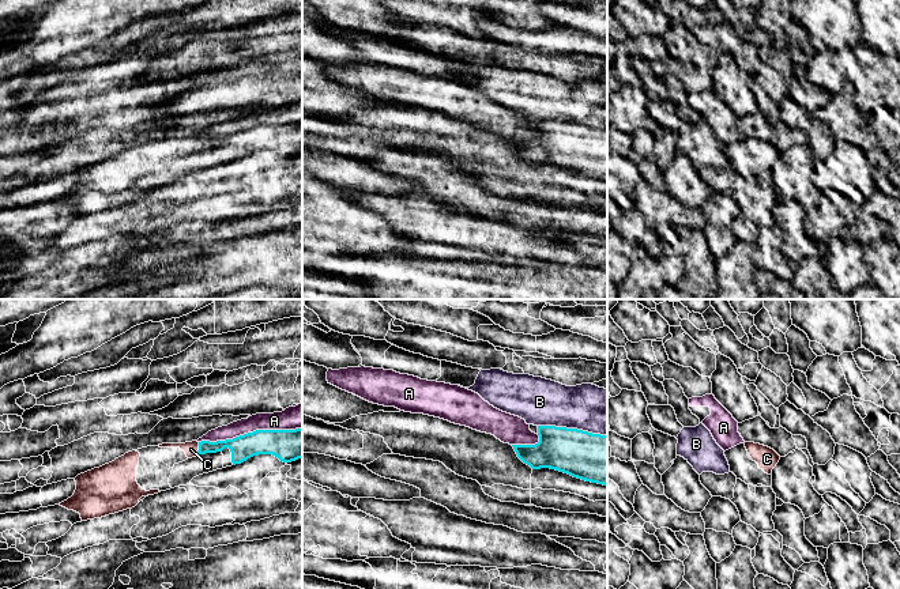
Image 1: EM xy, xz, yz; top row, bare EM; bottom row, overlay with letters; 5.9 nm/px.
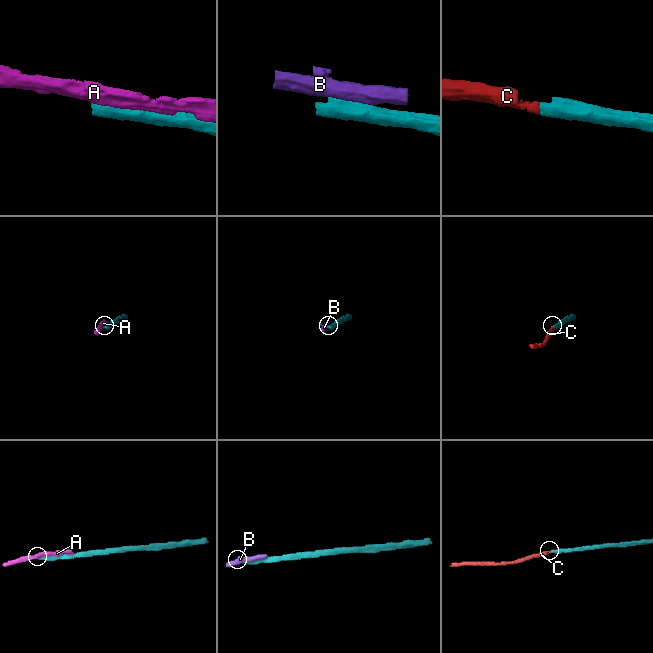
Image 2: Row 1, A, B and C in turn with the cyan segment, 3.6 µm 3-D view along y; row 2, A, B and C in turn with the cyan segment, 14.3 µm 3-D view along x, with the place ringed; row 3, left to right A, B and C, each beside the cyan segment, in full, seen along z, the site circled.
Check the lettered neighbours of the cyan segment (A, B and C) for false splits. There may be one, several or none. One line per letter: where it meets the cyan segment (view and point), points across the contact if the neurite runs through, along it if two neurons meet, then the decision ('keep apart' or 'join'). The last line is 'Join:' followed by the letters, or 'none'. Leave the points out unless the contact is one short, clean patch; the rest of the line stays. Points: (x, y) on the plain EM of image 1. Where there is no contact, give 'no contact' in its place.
A: contact xy (249, 128); keep apart
B: contact xz (572, 124); keep apart
C: contact xy (199, 143); way xy (241, 143), (232, 139), (199, 143), (191, 144); join
Join: C

